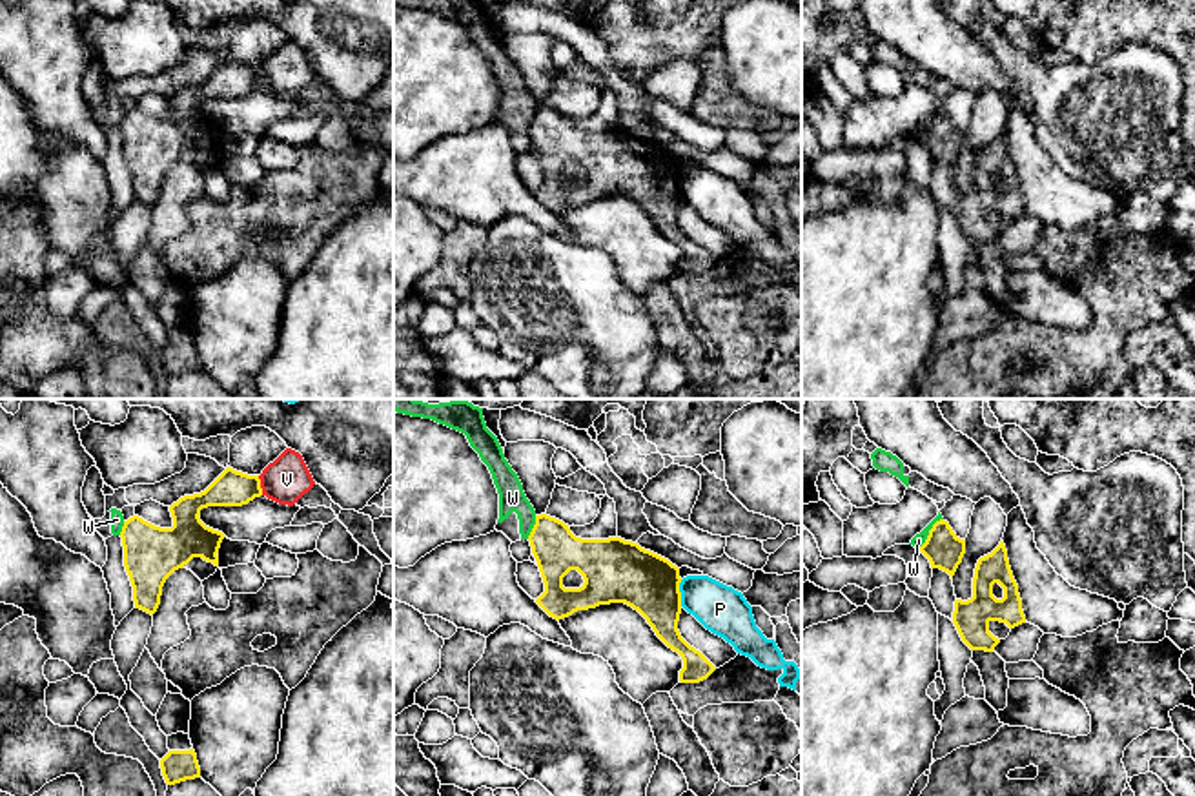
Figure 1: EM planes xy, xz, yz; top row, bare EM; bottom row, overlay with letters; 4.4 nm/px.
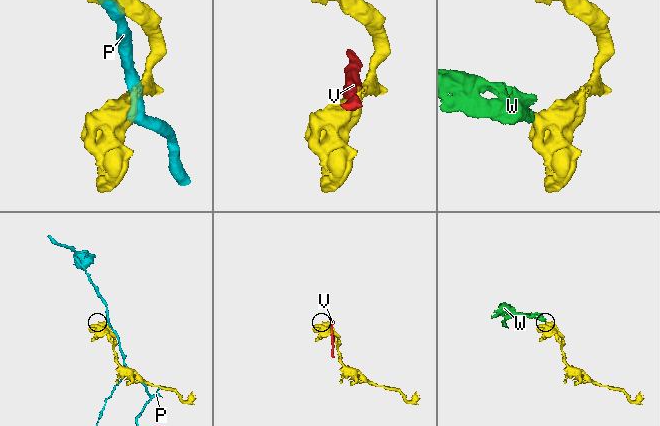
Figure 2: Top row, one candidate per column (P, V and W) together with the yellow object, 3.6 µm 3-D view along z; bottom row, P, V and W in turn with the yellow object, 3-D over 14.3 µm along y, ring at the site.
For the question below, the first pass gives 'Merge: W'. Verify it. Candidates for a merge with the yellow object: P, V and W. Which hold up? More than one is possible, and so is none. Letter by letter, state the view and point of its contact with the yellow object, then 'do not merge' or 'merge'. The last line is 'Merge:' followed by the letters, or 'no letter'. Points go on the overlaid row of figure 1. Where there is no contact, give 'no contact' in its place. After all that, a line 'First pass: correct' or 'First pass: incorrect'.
P: contact xz (680, 592); do not merge
V: contact xy (259, 485); do not merge
W: contact yz (929, 532); do not merge
Merge: no letter
First pass: incorrect

